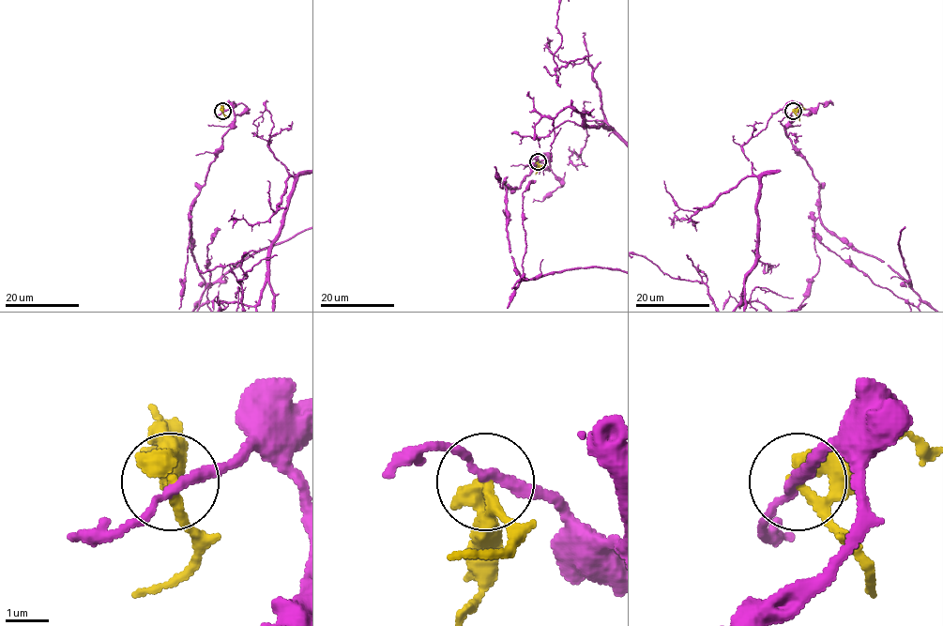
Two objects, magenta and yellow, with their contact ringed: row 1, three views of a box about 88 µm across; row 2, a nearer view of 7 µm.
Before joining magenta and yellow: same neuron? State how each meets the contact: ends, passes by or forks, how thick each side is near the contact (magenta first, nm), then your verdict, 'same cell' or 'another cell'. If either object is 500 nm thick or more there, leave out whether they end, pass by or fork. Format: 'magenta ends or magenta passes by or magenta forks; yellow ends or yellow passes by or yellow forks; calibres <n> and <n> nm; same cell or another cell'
magenta passes by; yellow passes by; calibres 220 and 400 nm; another cell

